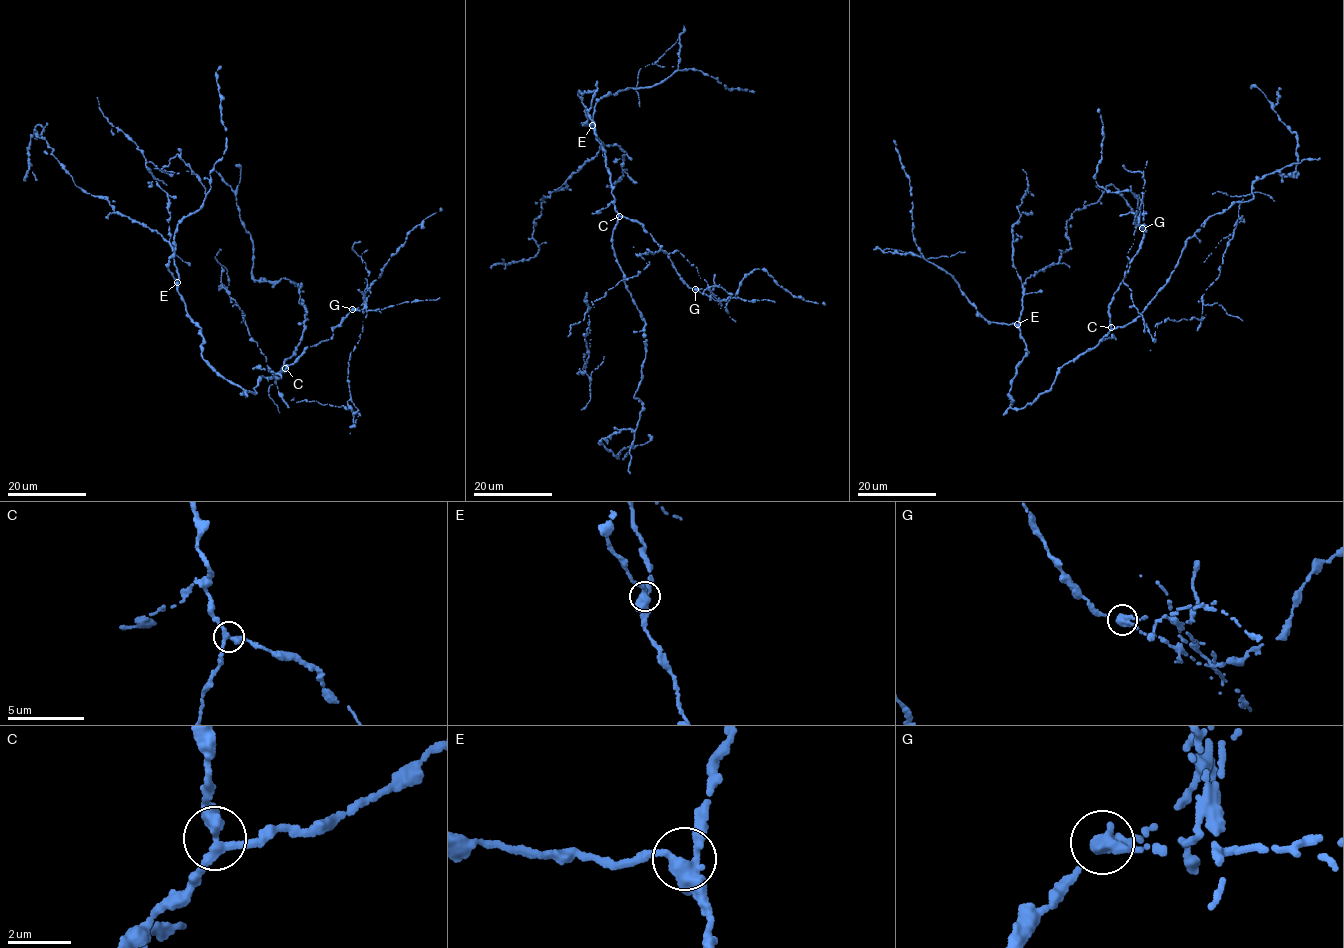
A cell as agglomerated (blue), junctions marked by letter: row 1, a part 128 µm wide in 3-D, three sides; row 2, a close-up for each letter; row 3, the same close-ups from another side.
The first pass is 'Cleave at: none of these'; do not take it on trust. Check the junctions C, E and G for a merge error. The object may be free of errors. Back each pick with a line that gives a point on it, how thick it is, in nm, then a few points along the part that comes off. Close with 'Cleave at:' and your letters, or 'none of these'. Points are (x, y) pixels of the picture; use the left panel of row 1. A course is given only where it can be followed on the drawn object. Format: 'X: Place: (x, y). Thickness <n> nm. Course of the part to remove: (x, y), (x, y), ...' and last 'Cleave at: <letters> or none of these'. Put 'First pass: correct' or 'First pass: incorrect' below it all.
G: Place: (352, 309). Thickness 360 nm. Course of the part to remove: (352, 309), (367, 312), (348, 366), (354, 424), (359, 413), (344, 406), (283, 400), (221, 285), (221, 250)
Cleave at: G
First pass: incorrect

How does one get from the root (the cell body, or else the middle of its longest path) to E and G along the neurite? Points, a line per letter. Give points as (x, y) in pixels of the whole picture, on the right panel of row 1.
E: (1103, 338), (1061, 366), (1050, 389), (1032, 402), (1013, 409), (1009, 393), (1012, 379), (1028, 352), (1017, 324)
G: (1103, 338), (1110, 328), (1109, 304), (1138, 251), (1143, 228)

